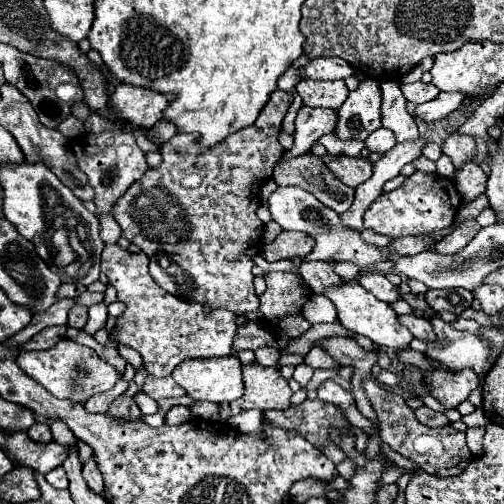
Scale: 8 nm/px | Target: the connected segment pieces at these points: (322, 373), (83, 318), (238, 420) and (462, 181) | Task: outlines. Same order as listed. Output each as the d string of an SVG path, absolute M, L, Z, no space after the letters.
M314 370L313 378L311 382L308 383L307 390L317 390L321 382L329 380L329 378L335 378L337 376L337 370Z
M73 306L71 310L69 310L69 326L73 326L73 328L83 328L85 326L85 322L87 322L87 308L85 306Z
M245 410L243 414L237 414L235 418L229 420L229 424L245 434L255 434L261 436L261 410Z
M465 162L459 170L455 170L455 186L463 198L463 204L467 204L485 192L487 174L479 164Z

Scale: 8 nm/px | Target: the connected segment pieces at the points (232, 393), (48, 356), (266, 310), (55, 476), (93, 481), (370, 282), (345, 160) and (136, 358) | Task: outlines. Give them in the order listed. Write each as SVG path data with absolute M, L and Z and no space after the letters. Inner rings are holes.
M235 356L185 360L171 376L193 400L229 402L243 396L241 362Z
M69 338L59 340L59 344L55 344L49 350L43 352L23 352L21 356L17 356L17 366L31 376L35 382L39 382L45 390L49 390L53 396L57 398L67 398L71 402L87 402L87 398L91 398L93 394L99 392L107 392L115 386L115 382L121 378L119 372L115 370L115 366L107 364L105 360L101 360L95 350L77 344ZM69 380L75 380L75 384L79 388L69 388Z
M271 272L265 276L267 290L261 296L261 312L271 326L278 326L279 316L301 312L309 294L291 272Z
M59 466L59 468L55 468L55 470L51 470L47 476L45 476L45 480L53 486L53 488L57 488L57 490L61 490L61 488L67 488L69 486L69 482L67 482L67 476L65 476L65 470Z
M91 456L85 464L83 464L83 478L85 482L91 486L91 490L95 490L97 494L103 496L103 476L97 468L97 462L95 462L95 456Z
M359 272L357 282L359 282L365 290L369 290L375 298L379 298L379 300L383 300L383 302L387 302L387 304L391 304L391 302L395 302L397 298L401 298L399 290L397 290L383 274L379 274L379 272Z
M341 156L333 162L327 164L327 168L347 186L357 188L363 180L371 178L373 174L373 166L369 160L365 158L349 158L349 156Z
M119 344L119 354L129 362L129 364L133 364L135 368L139 368L143 362L141 362L141 354L135 350L135 348L127 348L127 346L123 346L123 344Z

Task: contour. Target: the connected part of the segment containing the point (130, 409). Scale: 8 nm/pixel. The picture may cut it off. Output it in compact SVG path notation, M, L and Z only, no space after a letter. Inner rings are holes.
M119 396L111 402L109 406L109 414L113 416L121 416L121 418L131 418L131 420L137 420L141 416L141 410L139 406L135 404L133 398L127 398L127 396Z

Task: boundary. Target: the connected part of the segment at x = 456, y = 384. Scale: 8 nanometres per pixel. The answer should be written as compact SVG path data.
M461 370L455 374L435 372L431 378L431 396L435 396L445 408L457 408L475 388L479 388L479 376L473 370Z

